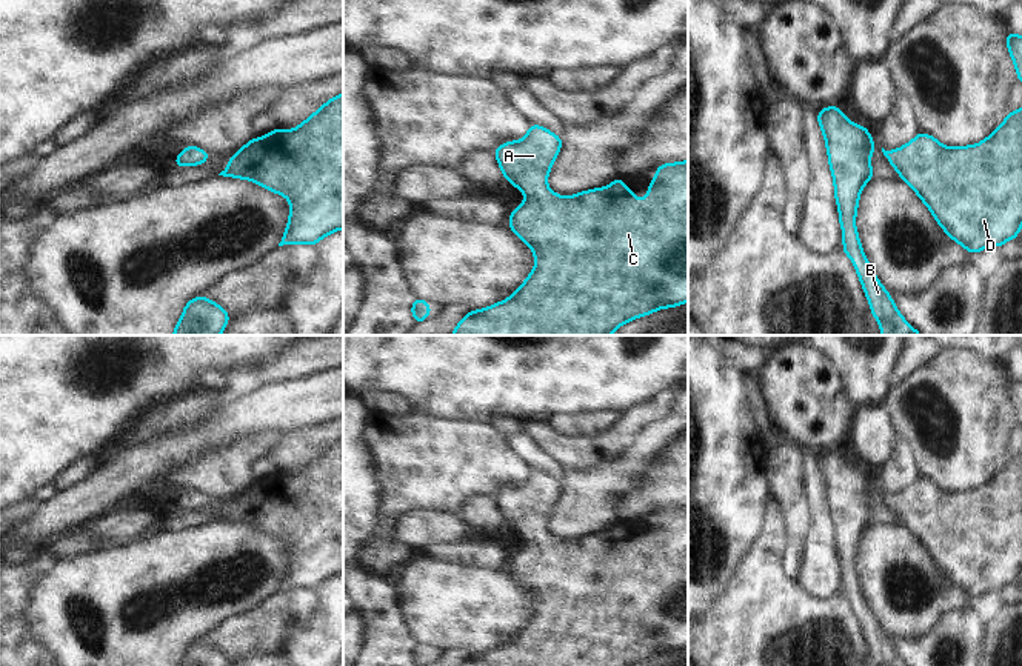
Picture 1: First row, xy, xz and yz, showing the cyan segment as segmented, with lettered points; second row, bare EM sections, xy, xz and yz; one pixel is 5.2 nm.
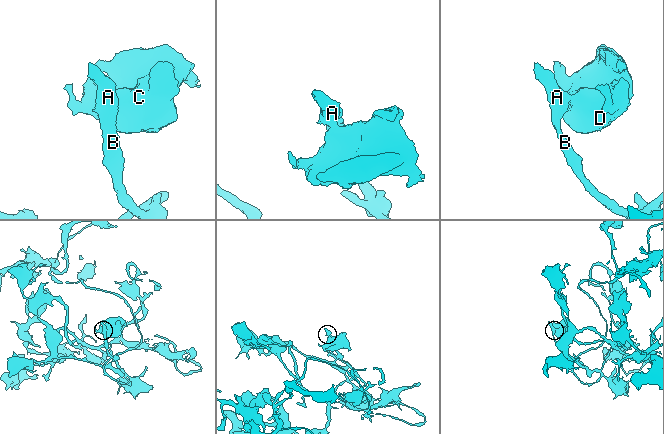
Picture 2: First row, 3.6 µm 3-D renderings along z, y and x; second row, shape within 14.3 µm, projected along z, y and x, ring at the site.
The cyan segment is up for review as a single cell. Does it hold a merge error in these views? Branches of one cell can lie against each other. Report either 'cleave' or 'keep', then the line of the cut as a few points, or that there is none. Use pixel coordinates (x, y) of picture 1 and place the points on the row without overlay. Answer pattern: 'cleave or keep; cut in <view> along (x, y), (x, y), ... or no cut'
keep; no cut

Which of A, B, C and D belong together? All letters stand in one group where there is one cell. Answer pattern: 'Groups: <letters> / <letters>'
Groups: A B C D

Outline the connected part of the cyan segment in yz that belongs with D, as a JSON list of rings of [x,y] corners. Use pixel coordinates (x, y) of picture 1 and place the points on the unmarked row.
[[[1022,452],[1010,457],[1002,469],[985,485],[973,491],[950,492],[942,491],[937,483],[919,477],[910,488],[903,489],[896,495],[885,495],[883,500],[890,504],[891,511],[900,518],[902,526],[911,531],[919,543],[928,551],[939,571],[951,581],[956,588],[962,589],[968,597],[976,598],[990,591],[1002,591],[1005,586],[1013,584],[1019,580],[1022,571]]]

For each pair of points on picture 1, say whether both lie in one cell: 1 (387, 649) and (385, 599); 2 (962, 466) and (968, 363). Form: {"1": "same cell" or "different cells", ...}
{"1": "same cell", "2": "same cell"}

